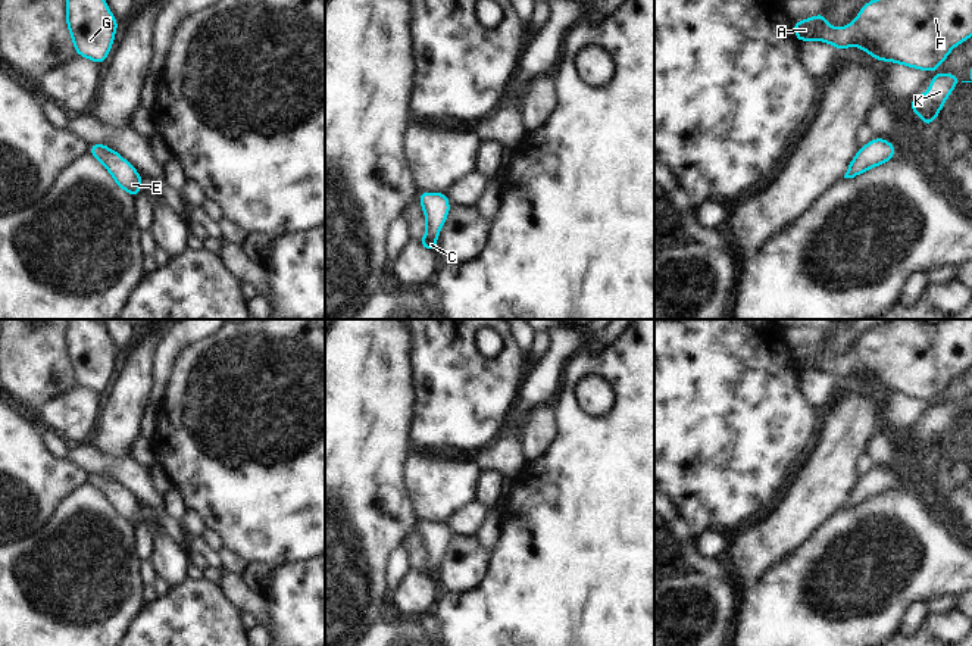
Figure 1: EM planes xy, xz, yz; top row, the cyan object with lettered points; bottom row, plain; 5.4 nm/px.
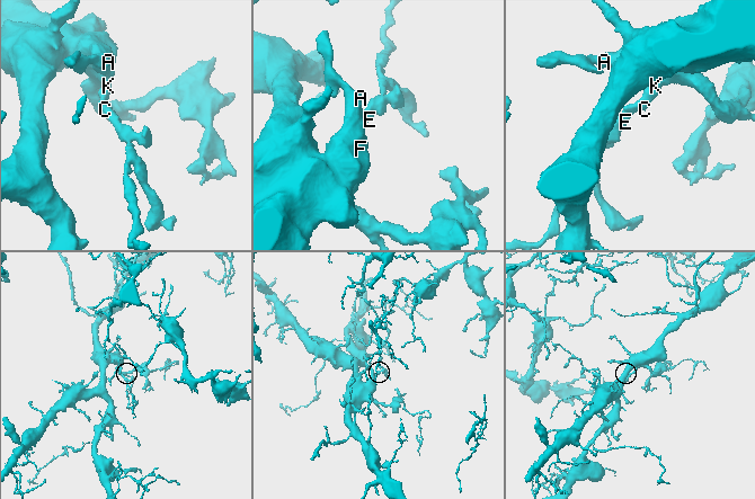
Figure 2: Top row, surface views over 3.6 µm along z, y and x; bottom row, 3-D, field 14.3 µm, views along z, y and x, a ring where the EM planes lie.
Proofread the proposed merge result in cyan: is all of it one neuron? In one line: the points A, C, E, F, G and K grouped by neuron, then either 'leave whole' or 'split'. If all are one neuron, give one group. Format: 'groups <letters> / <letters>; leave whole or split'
groups A C E F G K; leave whole

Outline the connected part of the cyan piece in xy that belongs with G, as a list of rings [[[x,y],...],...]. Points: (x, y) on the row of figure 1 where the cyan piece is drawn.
[[[66,0],[66,25],[76,54],[101,65],[119,25],[106,0]]]

